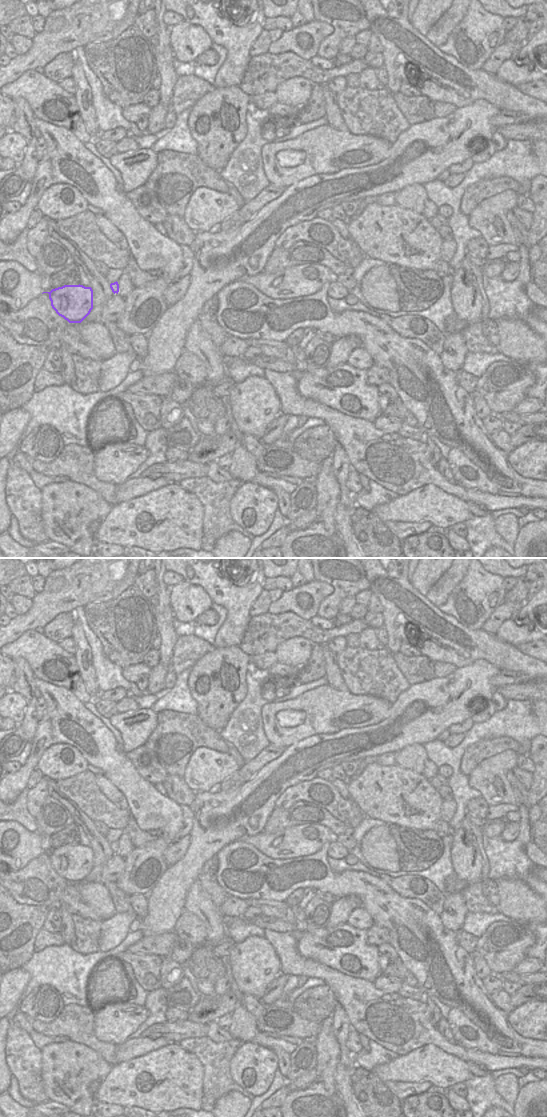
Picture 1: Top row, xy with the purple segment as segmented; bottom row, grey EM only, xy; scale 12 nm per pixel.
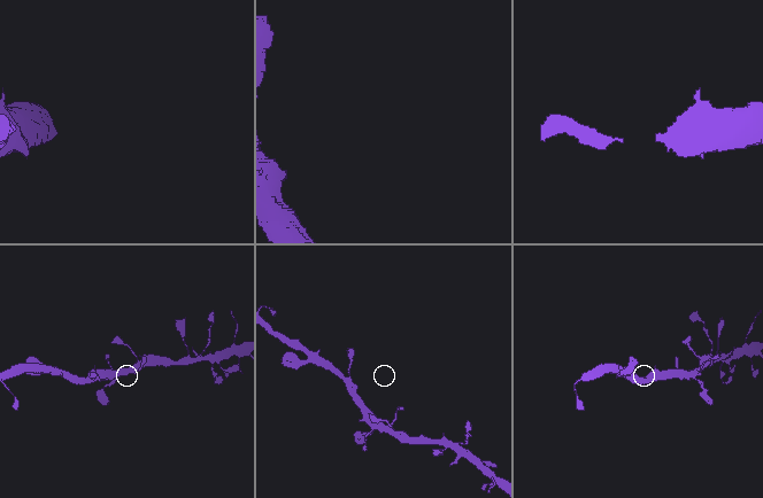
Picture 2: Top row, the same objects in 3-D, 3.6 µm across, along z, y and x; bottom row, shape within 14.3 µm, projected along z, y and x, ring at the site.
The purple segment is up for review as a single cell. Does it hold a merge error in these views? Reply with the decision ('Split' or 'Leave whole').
Leave whole.

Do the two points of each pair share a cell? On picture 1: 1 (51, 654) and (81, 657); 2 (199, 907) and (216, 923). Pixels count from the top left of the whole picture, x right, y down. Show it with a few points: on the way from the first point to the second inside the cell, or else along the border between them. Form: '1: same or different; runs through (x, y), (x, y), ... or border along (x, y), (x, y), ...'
1: different; border along (74, 654), (80, 678)
2: same; runs through (203, 910), (212, 919)

